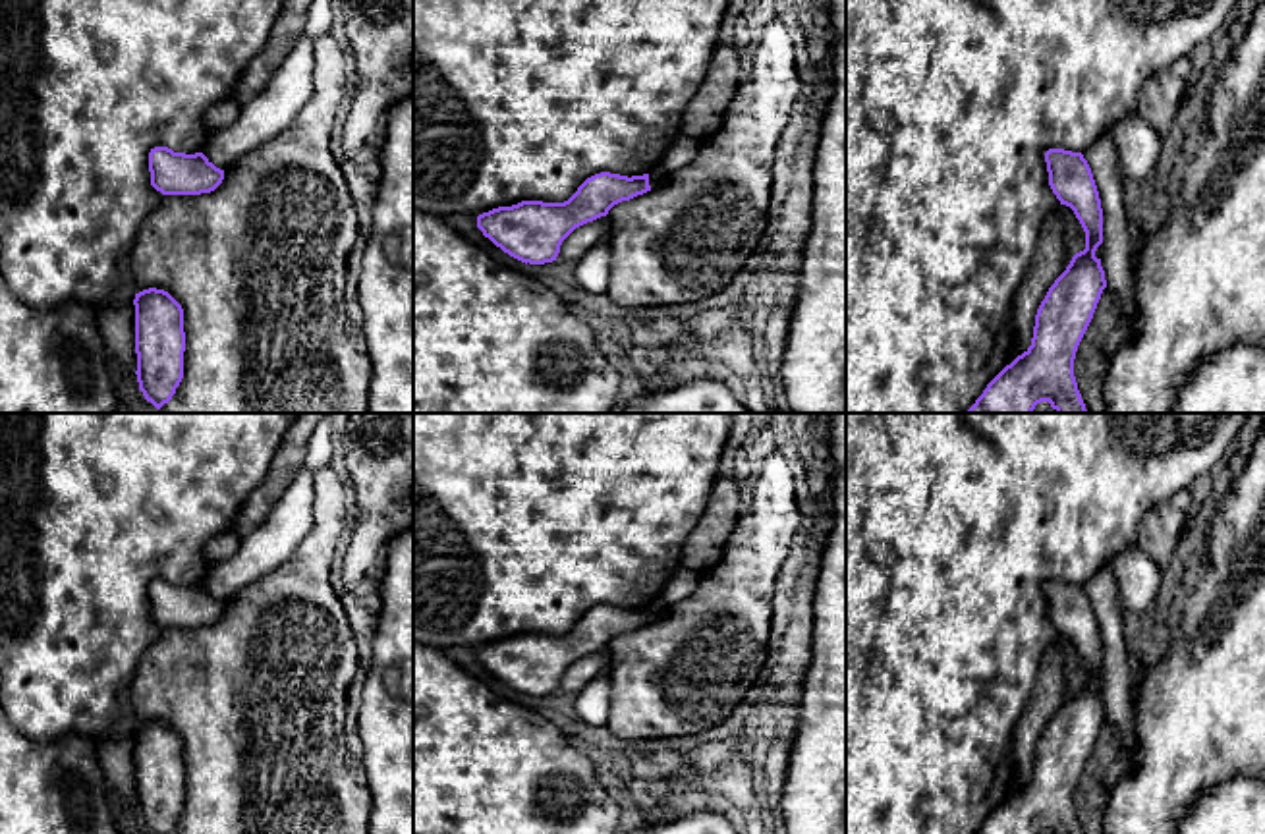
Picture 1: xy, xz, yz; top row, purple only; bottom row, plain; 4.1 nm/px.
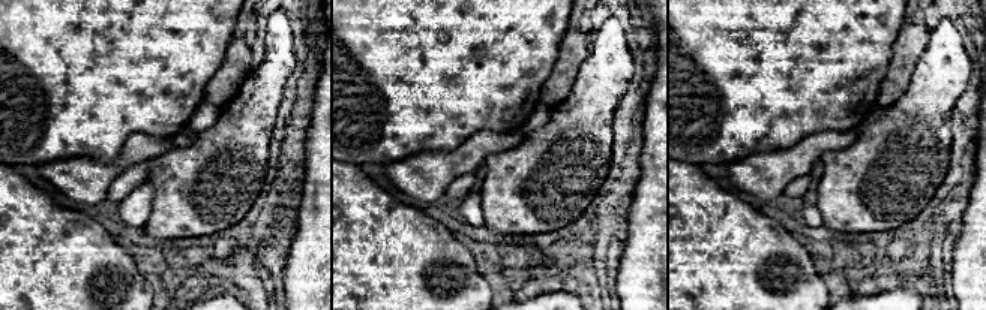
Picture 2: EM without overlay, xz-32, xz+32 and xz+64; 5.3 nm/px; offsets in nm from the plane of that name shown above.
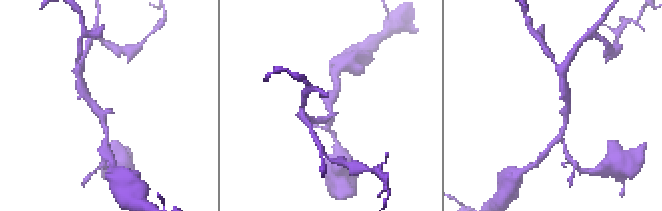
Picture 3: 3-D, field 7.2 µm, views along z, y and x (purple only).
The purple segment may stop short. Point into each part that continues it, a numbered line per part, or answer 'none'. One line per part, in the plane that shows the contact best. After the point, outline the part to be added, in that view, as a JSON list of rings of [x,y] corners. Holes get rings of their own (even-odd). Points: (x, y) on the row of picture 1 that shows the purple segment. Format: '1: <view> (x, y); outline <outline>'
none

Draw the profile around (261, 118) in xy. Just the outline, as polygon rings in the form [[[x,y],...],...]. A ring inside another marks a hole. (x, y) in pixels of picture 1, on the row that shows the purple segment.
[[[301,33],[284,64],[261,95],[241,104],[239,118],[226,129],[211,131],[203,154],[226,170],[245,153],[284,131],[315,91],[315,46]]]

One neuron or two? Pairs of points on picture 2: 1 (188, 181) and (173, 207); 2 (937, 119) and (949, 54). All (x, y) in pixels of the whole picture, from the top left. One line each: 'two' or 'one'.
1: one
2: one

